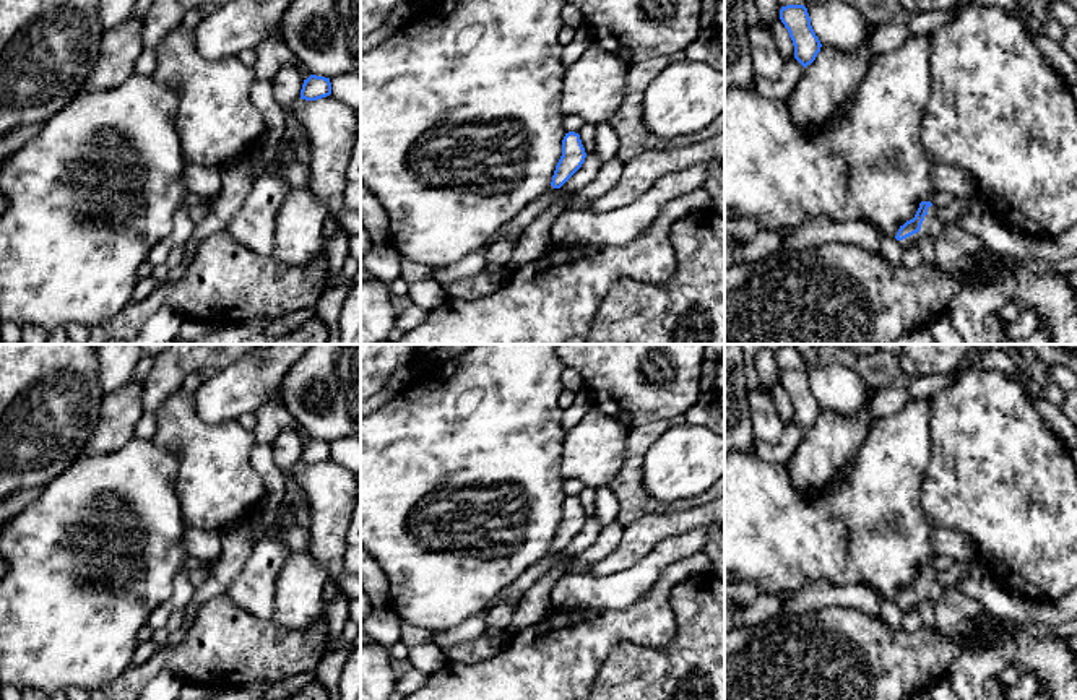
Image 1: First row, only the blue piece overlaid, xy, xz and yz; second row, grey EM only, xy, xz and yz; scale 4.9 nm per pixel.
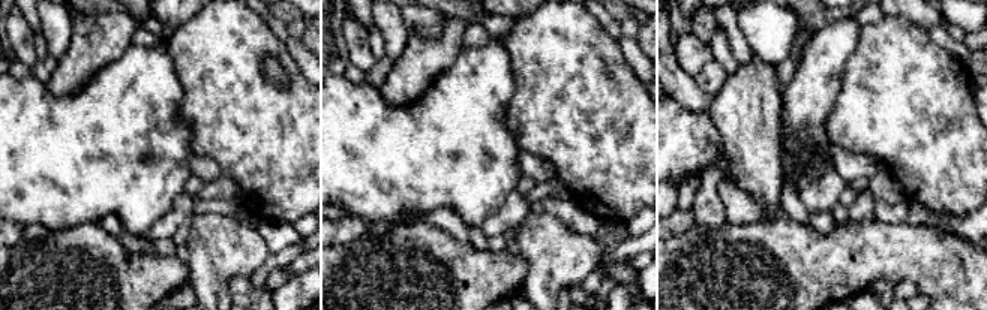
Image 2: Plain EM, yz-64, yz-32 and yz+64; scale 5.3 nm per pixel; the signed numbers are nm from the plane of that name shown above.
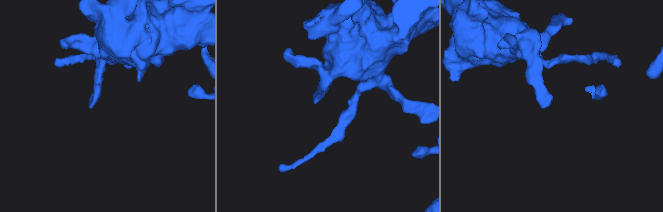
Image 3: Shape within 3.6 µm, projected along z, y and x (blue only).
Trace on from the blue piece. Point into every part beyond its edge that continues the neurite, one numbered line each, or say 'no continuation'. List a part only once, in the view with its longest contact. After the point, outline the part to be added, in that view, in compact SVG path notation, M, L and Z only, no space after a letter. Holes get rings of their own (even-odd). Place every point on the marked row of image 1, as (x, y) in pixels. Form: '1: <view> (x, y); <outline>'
1: yz (931, 226); M929 206L928 214L924 216L924 221L921 224L921 229L913 235L910 235L903 240L898 240L898 244L900 244L902 248L908 248L911 245L918 245L918 242L924 235L936 240L941 235L941 232L944 231L944 227L945 227L945 223L942 223L936 218L936 206Z

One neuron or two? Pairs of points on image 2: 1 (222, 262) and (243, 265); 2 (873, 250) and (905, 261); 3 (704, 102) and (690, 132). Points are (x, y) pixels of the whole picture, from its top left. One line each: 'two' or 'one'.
1: one
2: one
3: two

